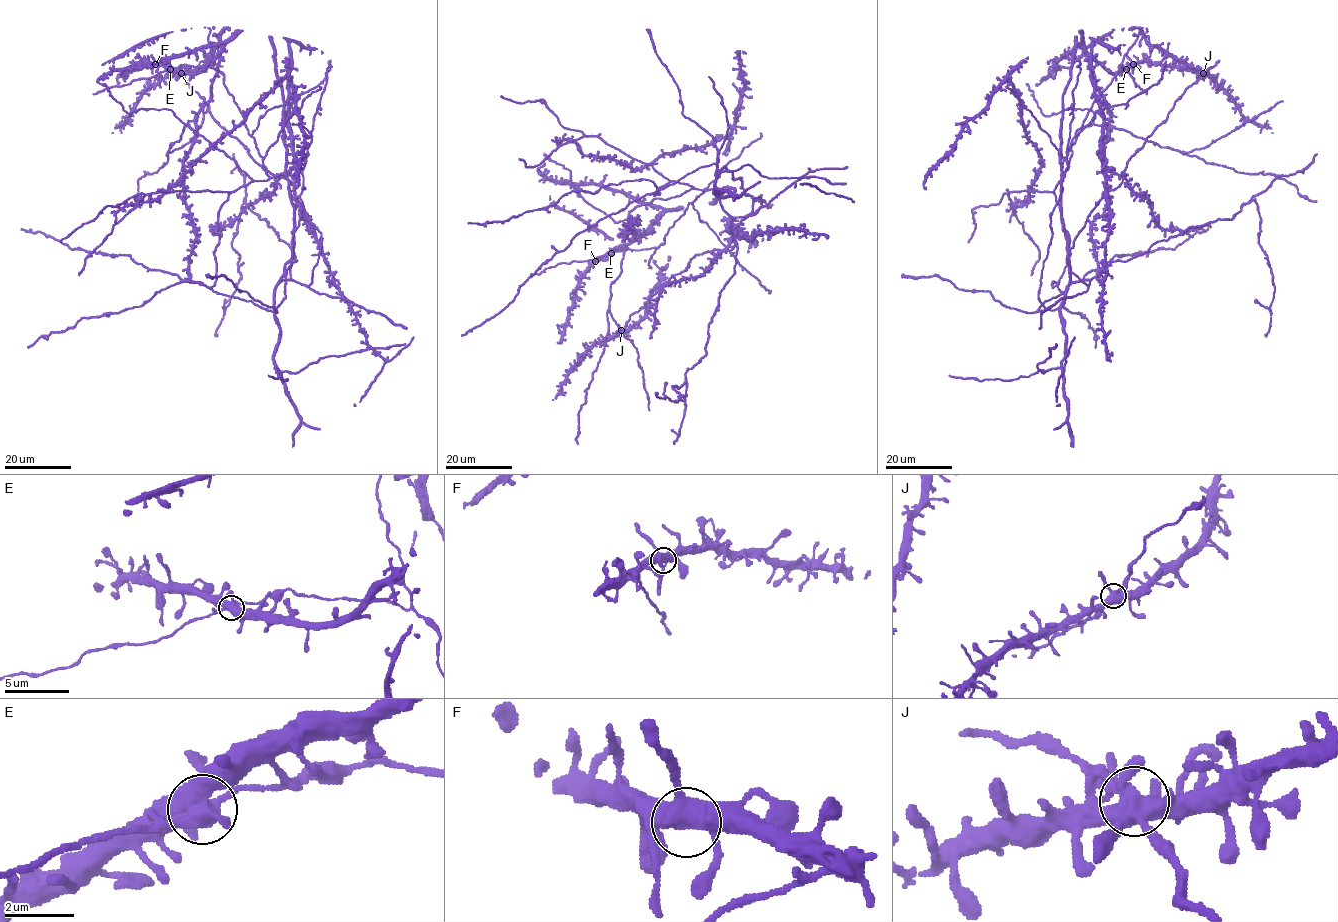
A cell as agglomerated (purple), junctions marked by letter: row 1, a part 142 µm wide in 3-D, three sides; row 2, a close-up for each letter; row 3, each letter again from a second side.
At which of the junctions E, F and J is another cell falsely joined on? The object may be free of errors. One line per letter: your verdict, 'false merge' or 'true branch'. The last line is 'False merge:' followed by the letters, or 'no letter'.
E: true branch
F: true branch
J: true branch
False merge: no letter

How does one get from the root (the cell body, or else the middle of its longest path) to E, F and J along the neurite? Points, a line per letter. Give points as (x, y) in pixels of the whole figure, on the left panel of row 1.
E: (291, 202), (288, 179), (267, 174), (224, 76), (210, 67), (170, 69)
F: (291, 202), (288, 179), (267, 174), (224, 76), (210, 67), (155, 64)
J: (291, 202), (293, 256), (278, 281), (308, 286), (321, 234), (289, 192), (293, 185), (259, 165), (181, 73)

